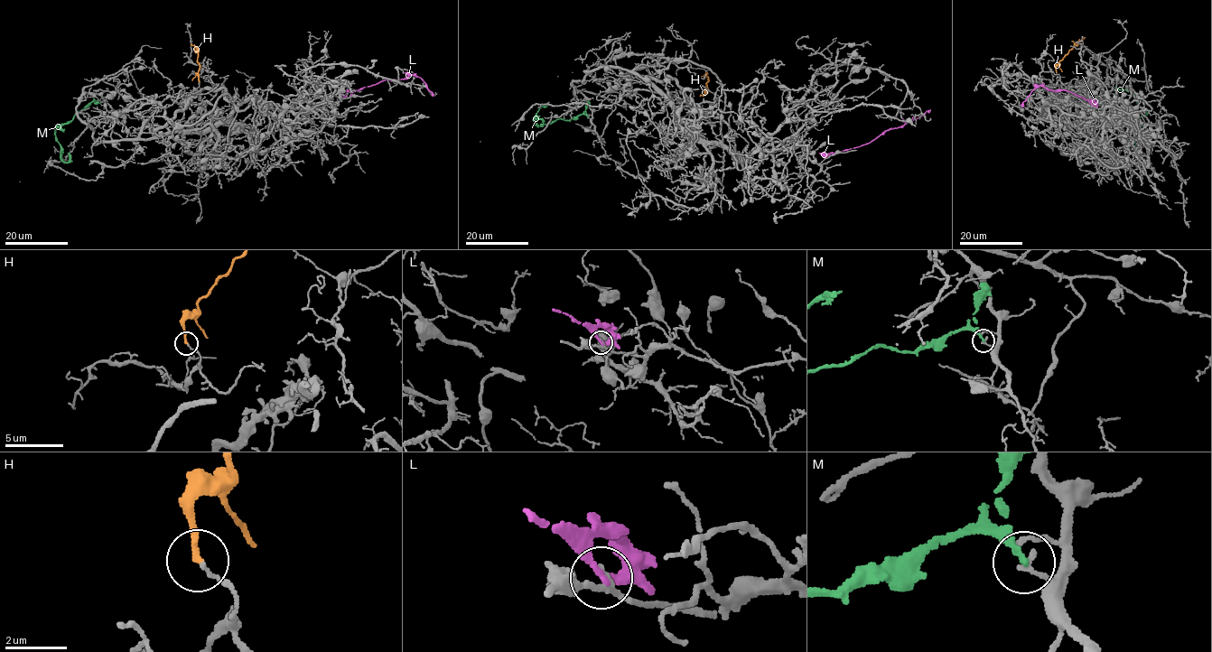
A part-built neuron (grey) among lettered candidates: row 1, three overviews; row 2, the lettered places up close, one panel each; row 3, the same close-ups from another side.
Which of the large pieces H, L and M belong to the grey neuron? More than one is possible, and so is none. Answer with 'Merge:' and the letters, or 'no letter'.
Merge: no letter

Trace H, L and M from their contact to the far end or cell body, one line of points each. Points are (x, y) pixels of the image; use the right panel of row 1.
H: (1057, 72), (1059, 61), (1085, 37)
L: (1092, 105), (1070, 92), (1041, 86), (1034, 88), (1020, 105)
M: (1128, 91), (1128, 88), (1135, 96), (1137, 104), (1146, 112), (1133, 134), (1133, 147), (1142, 139)

